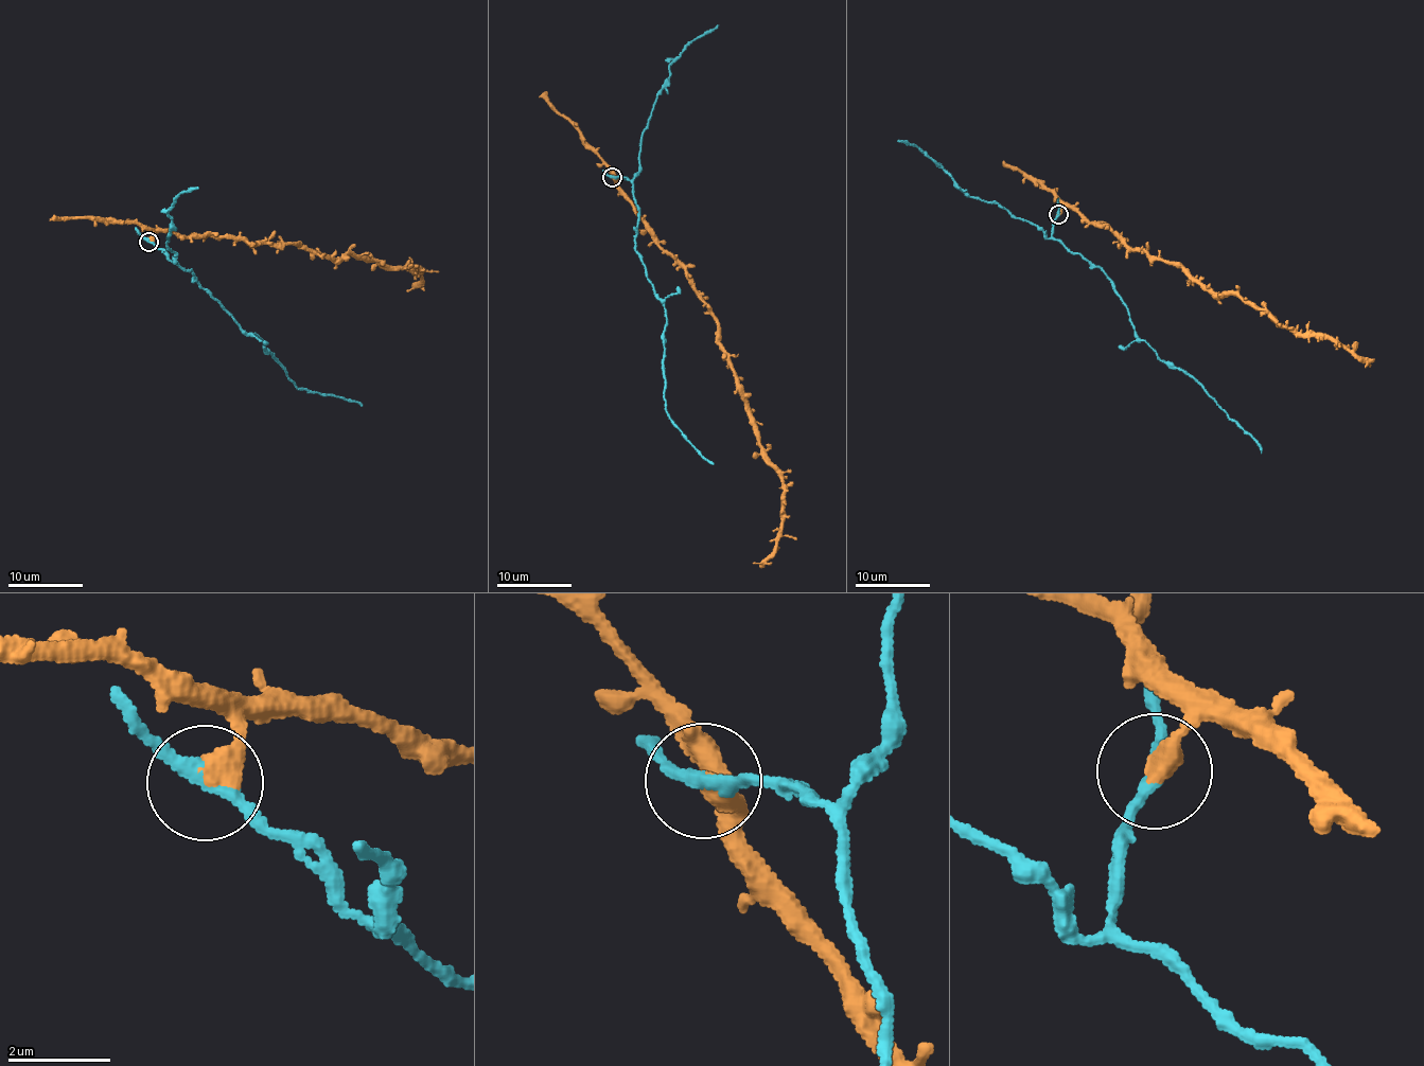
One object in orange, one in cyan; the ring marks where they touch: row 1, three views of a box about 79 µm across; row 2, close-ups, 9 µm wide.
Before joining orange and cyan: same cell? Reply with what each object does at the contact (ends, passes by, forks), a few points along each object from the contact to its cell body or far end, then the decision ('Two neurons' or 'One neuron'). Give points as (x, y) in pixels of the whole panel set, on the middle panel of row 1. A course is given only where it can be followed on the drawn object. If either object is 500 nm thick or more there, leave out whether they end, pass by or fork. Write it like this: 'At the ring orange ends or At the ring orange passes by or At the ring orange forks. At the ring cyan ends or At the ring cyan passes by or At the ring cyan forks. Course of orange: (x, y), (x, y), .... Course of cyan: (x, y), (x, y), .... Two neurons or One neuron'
At the ring orange ends. At the ring cyan passes by. Course of orange: (613, 177), (709, 311), (760, 450), (779, 475), (781, 537), (753, 563). Course of cyan: (613, 177), (629, 179), (633, 185), (638, 217), (634, 247), (662, 302), (665, 409), (713, 464). Two neurons

